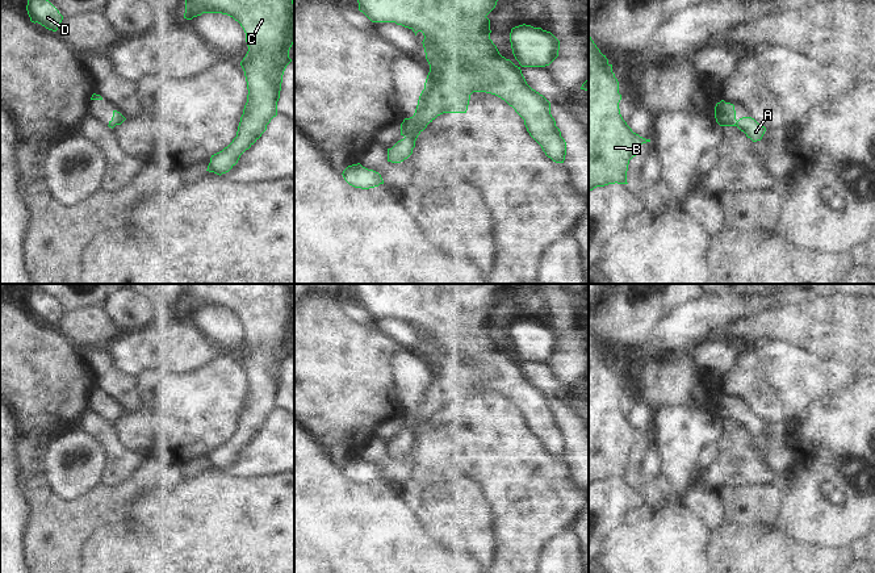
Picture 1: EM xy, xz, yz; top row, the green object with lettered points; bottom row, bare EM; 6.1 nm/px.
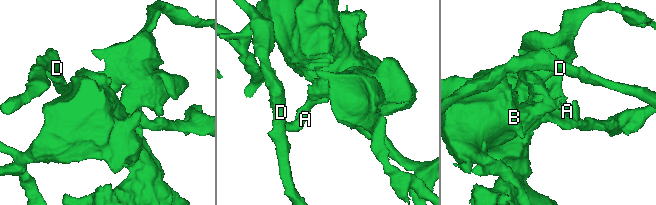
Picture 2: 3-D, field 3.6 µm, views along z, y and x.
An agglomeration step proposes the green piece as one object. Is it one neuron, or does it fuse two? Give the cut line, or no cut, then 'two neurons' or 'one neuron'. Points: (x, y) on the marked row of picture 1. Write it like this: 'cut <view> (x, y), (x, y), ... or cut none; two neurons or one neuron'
cut none; one neuron

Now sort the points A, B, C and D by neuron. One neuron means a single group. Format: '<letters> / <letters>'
A B C D

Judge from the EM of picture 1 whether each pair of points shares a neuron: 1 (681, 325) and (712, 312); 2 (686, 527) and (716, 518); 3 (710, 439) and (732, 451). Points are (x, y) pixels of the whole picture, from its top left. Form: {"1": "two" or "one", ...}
{"1": "one", "2": "two", "3": "two"}

